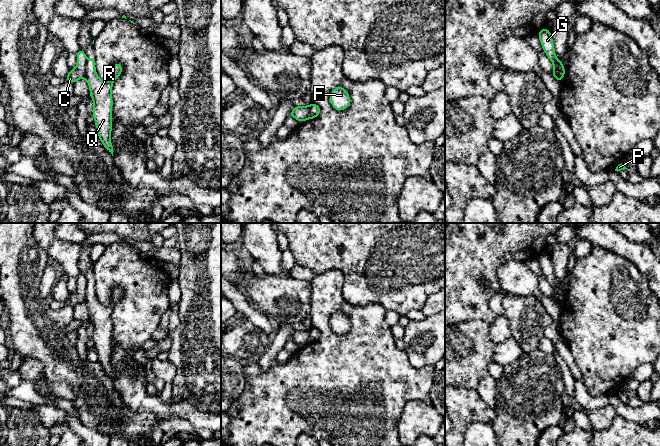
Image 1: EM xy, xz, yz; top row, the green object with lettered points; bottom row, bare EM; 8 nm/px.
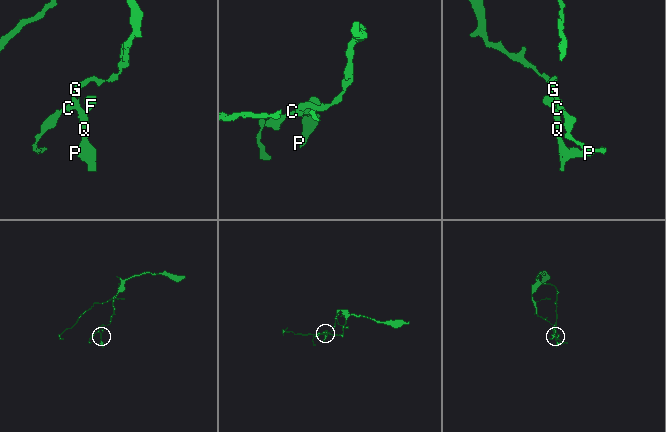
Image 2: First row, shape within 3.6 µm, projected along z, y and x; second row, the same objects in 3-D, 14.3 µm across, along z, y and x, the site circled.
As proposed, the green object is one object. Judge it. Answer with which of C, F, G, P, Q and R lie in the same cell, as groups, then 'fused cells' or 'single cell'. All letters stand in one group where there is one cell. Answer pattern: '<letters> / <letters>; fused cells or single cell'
C G / F P Q R; fused cells

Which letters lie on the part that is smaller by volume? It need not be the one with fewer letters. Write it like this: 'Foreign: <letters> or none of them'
Foreign: F, P, Q, R

